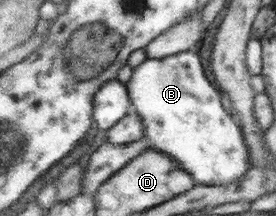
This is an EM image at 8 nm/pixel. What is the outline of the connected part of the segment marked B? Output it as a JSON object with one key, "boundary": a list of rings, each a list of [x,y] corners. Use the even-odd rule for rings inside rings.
{"boundary":[[[182,52],[168,58],[146,58],[132,69],[132,76],[127,82],[129,96],[135,111],[142,116],[144,122],[143,138],[150,140],[150,150],[158,150],[168,154],[172,160],[180,164],[182,170],[192,174],[198,185],[227,186],[234,182],[241,182],[250,172],[252,159],[247,148],[243,128],[222,104],[221,91],[214,88],[214,83],[208,80],[204,72],[204,64],[198,54]]]}

